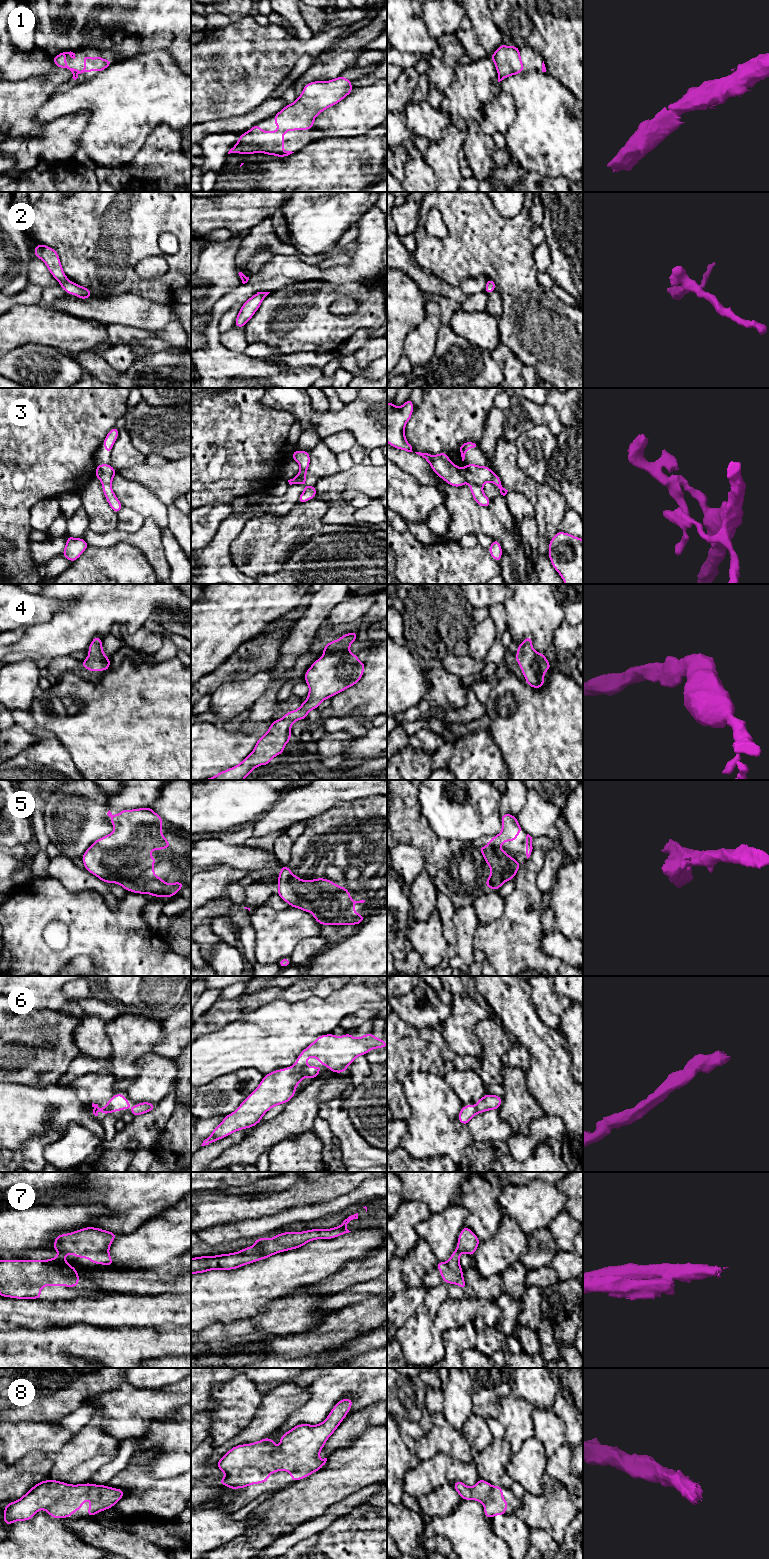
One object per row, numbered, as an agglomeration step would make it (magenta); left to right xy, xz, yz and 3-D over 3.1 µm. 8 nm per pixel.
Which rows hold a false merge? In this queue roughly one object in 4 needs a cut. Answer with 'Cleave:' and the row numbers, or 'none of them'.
Cleave: 7

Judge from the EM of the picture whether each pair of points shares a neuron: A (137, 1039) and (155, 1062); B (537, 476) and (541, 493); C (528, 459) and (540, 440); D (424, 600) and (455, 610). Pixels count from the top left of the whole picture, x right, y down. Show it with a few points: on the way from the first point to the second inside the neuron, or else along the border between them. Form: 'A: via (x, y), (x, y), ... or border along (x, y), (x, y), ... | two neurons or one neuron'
A: border along (151, 1051), (137, 1061), (137, 1074) | two neurons
B: border along (520, 469), (536, 482), (544, 484) | two neurons
C: via (533, 454), (536, 445) | one neuron
D: via (432, 600), (443, 600), (447, 604) | one neuron

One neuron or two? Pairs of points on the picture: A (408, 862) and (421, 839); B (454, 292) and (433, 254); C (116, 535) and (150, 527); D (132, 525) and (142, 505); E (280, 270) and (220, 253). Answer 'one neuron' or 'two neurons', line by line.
A: two neurons
B: two neurons
C: one neuron
D: two neurons
E: two neurons

